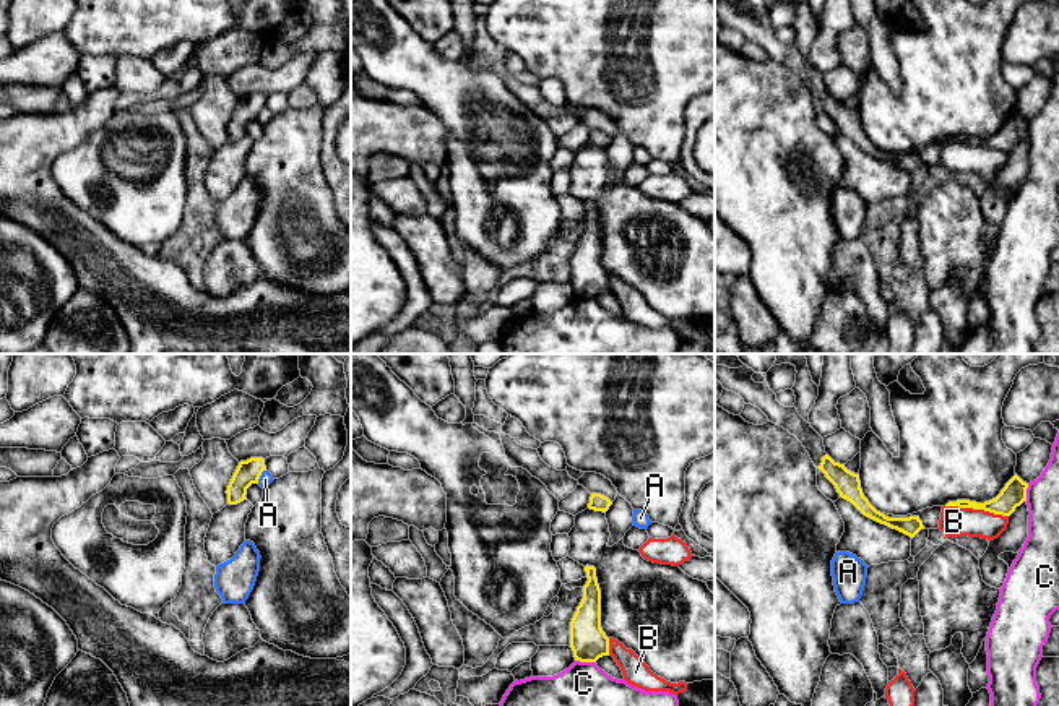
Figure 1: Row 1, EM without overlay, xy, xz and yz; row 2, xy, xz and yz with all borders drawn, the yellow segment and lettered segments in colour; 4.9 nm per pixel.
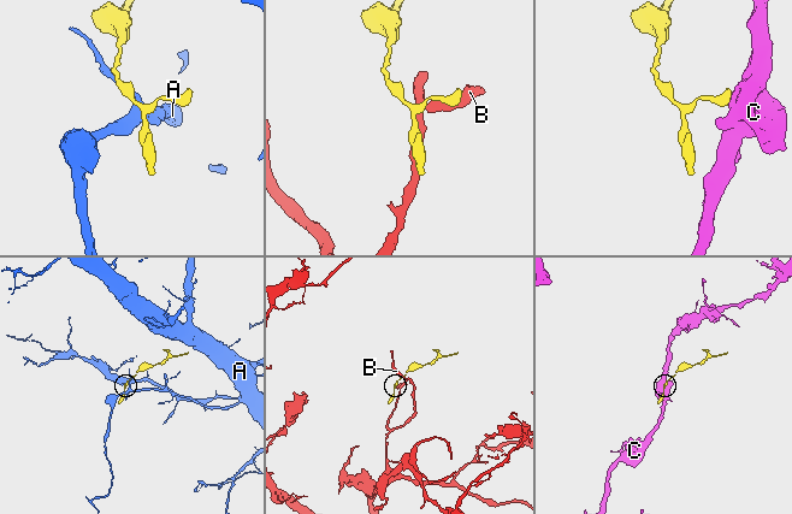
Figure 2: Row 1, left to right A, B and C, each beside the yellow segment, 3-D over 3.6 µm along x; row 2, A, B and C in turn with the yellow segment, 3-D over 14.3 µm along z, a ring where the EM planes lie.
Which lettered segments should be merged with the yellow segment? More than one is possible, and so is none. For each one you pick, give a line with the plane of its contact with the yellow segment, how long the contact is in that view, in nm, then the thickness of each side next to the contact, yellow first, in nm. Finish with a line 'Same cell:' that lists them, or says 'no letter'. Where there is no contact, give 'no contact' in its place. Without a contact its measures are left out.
Same cell: no letter

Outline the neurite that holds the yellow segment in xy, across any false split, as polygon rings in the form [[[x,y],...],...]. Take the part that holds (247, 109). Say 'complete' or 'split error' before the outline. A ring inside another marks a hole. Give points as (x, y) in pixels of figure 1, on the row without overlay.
complete; [[[250,94],[247,97],[240,97],[226,127],[227,140],[237,141],[247,136],[247,125],[252,120],[258,120],[263,107],[266,107],[263,94]]]

